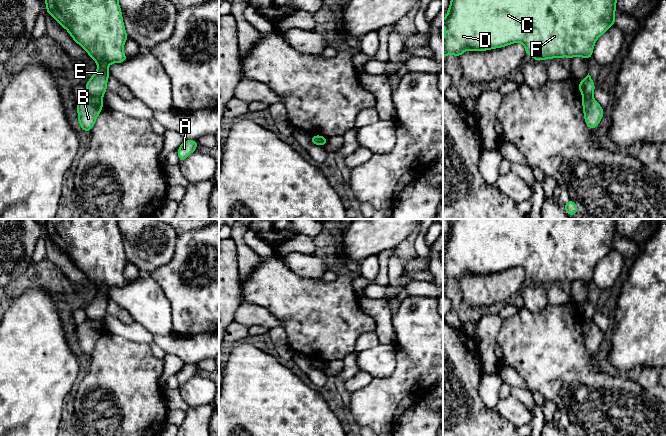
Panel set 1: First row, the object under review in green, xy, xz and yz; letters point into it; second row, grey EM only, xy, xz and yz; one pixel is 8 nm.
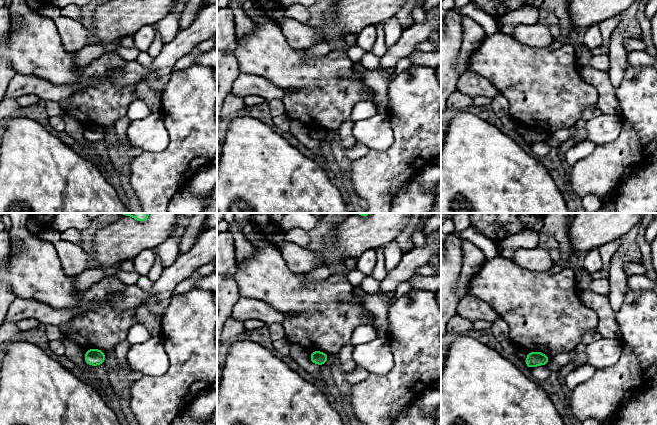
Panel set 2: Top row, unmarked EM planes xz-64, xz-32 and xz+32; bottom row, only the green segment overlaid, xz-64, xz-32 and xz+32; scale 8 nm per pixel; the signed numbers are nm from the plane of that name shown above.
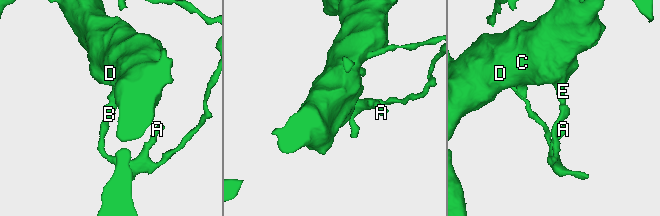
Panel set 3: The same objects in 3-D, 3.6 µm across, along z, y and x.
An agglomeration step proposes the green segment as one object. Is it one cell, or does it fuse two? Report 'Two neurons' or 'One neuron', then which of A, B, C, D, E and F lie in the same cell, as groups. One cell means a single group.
Two neurons. Groups: A B / C D E F

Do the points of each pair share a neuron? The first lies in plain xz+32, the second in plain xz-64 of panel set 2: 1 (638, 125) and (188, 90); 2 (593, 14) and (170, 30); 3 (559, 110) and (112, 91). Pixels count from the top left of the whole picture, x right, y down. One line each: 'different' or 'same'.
1: same
2: different
3: same

